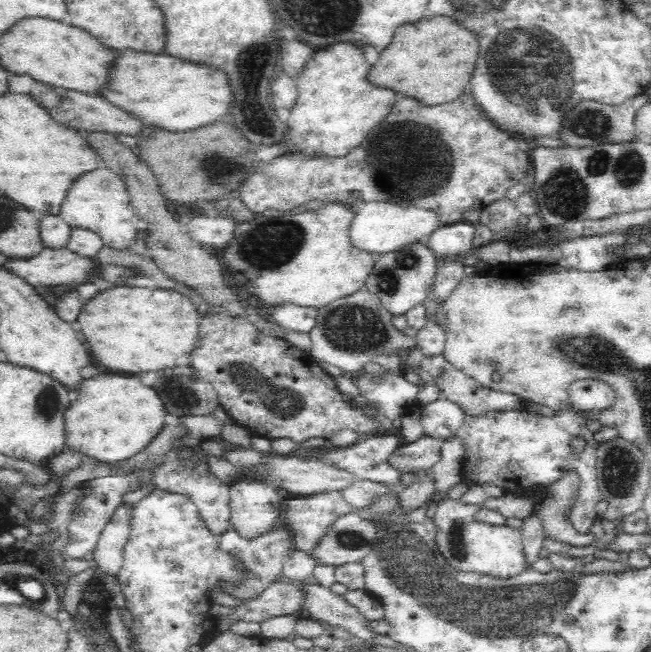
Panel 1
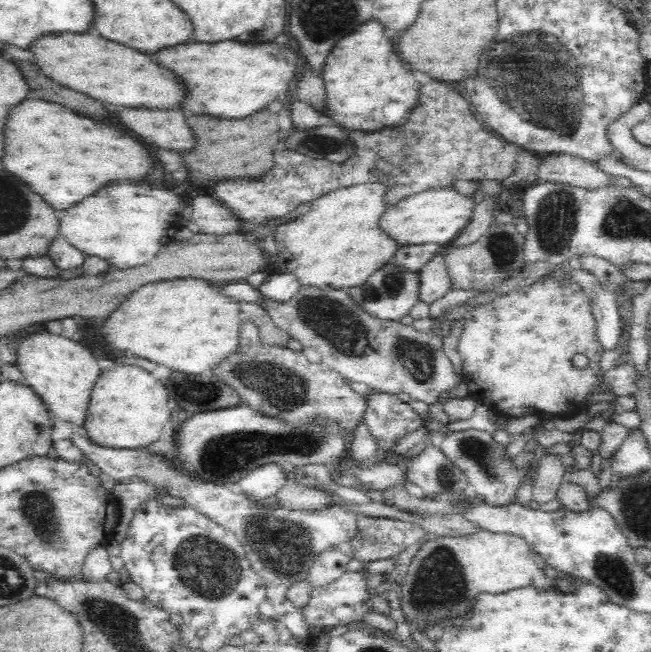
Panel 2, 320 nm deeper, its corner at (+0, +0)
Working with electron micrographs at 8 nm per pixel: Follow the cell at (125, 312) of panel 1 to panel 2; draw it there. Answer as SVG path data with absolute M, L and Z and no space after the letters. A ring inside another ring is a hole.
M199 278L143 284L129 292L105 318L98 334L110 348L164 364L172 373L201 374L222 362L237 345L242 312L218 290Z

